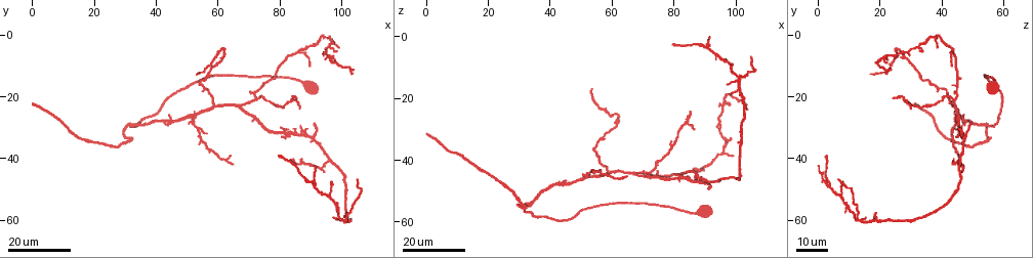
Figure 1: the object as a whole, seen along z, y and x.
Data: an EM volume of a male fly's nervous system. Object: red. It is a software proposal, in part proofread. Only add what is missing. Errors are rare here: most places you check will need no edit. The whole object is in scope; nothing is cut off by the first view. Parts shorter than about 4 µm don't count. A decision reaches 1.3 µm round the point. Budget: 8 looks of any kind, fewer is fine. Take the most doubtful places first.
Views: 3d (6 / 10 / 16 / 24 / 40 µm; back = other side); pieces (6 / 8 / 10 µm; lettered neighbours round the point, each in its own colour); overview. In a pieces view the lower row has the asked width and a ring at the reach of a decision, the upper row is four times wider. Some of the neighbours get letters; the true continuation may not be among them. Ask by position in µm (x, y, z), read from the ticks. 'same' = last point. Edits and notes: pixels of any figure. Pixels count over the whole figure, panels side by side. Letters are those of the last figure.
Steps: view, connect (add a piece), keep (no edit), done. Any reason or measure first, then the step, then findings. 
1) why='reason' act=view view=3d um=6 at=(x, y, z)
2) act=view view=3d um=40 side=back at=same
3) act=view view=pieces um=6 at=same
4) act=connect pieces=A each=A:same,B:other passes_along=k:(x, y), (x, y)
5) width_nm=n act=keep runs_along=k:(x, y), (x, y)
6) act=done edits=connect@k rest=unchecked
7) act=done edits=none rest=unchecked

act=view view=3d um=16 at=(0.5, 22.5, 31.5)

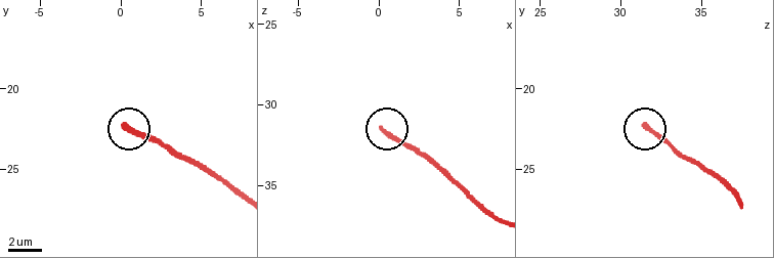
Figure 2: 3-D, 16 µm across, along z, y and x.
why='what lies round it' act=view view=pieces um=10 at=(0.2, 22.3, 31.5)

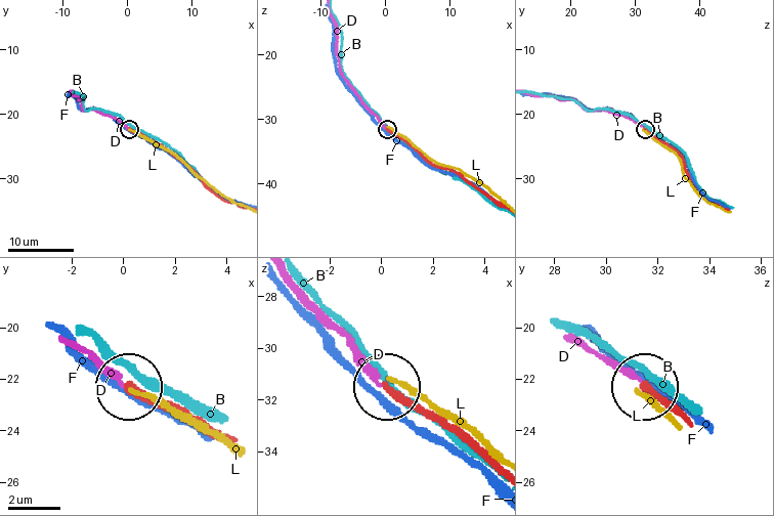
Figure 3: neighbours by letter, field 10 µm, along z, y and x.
act=connect pieces=D each=B:other,D:same,F:other,L:other passes_along=3:(403, 140), (383, 126), (343, 73), (337, 53), (337, 31) found='it goes on there'

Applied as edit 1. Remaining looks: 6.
why='free end' act=view view=3d um=24 at=(104.5, 46.5, 6.5)

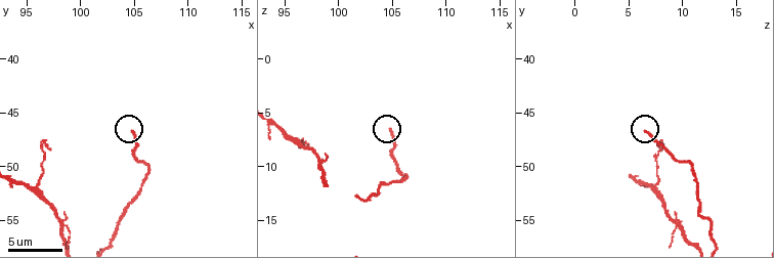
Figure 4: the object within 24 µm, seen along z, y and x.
act=view view=pieces um=10 at=(105.0, 46.8, 6.6)

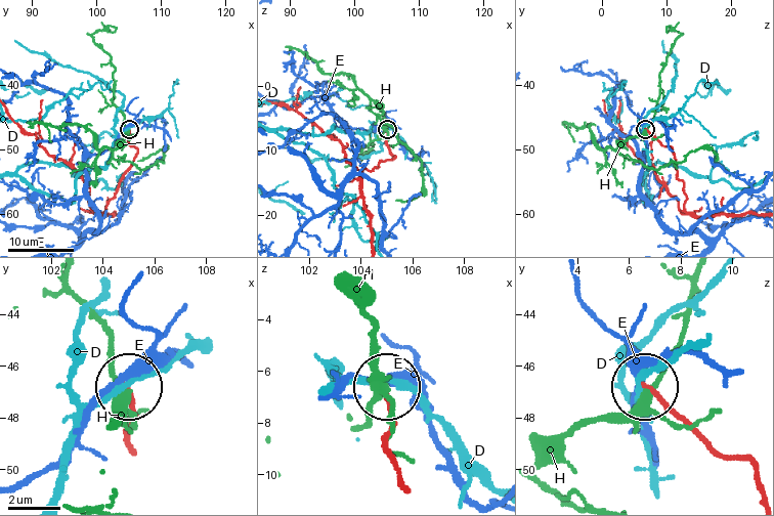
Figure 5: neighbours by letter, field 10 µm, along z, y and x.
act=keep each=D:other,E:other,H:other runs_along=5:(391, 450), (384, 387) found='none of them fits'

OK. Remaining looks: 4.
why='branch stops here' act=view view=3d um=24 at=(91.0, 29.0, 49.0)

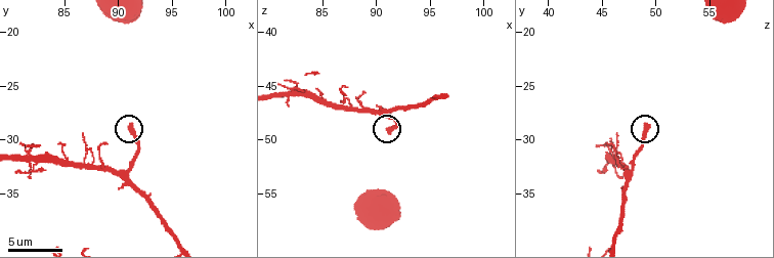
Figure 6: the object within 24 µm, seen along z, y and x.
why='what lies round it' act=view view=pieces um=10 at=(91.2, 29.0, 49.4)

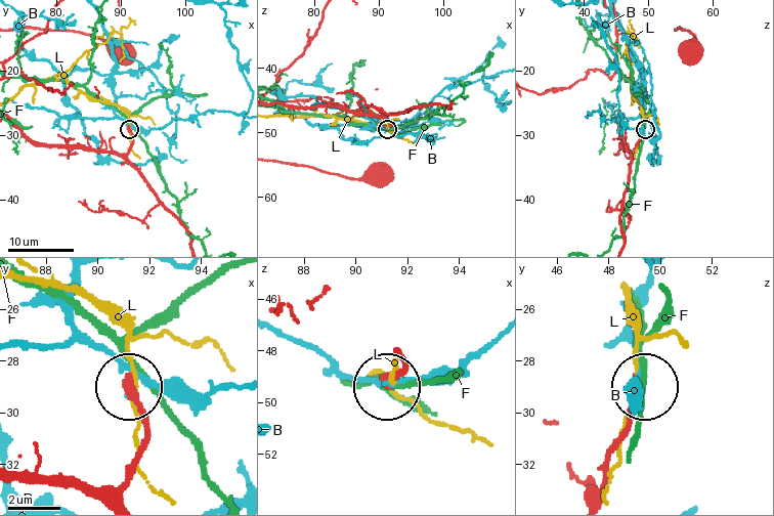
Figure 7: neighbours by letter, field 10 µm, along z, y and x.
act=keep each=B:other,F:other,L:other runs_along=7:(53, 143), (124, 154), (132, 140), (129, 129) found='none of them fits'

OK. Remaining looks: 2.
why='an open end' act=view view=3d um=24 at=(79.5, 39.0, 2.0)

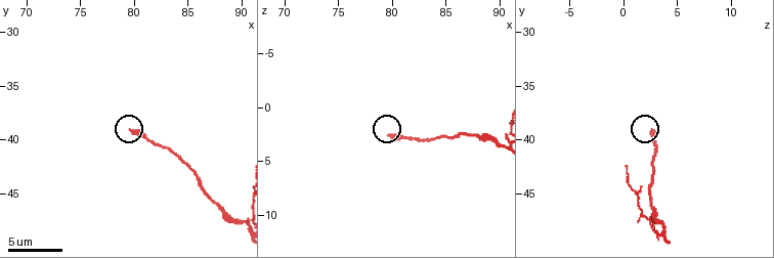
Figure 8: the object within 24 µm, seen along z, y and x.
act=view view=pieces um=8 at=(79.8, 39.2, 2.6)

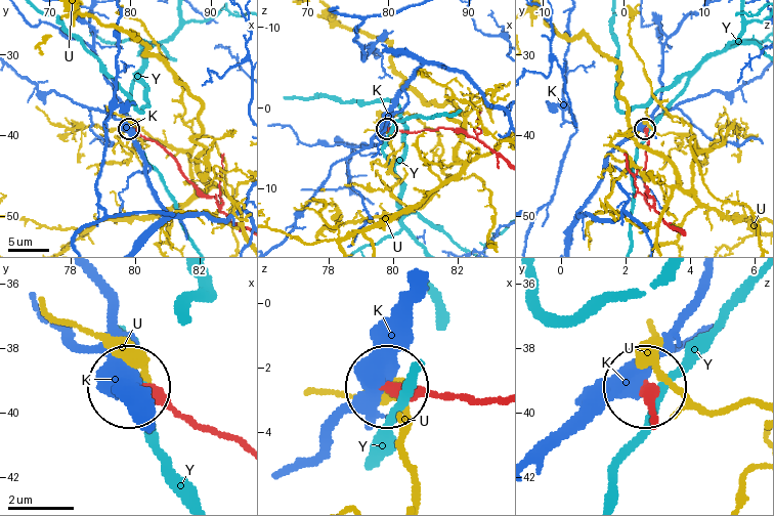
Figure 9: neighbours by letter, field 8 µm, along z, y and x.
width_nm=280 act=keep each=K:other,U:other,Y:other runs_along=9:(492, 397), (387, 389) found='no lettered piece goes on from it'

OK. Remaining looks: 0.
act=done edits=connect@3 rest=unchecked

